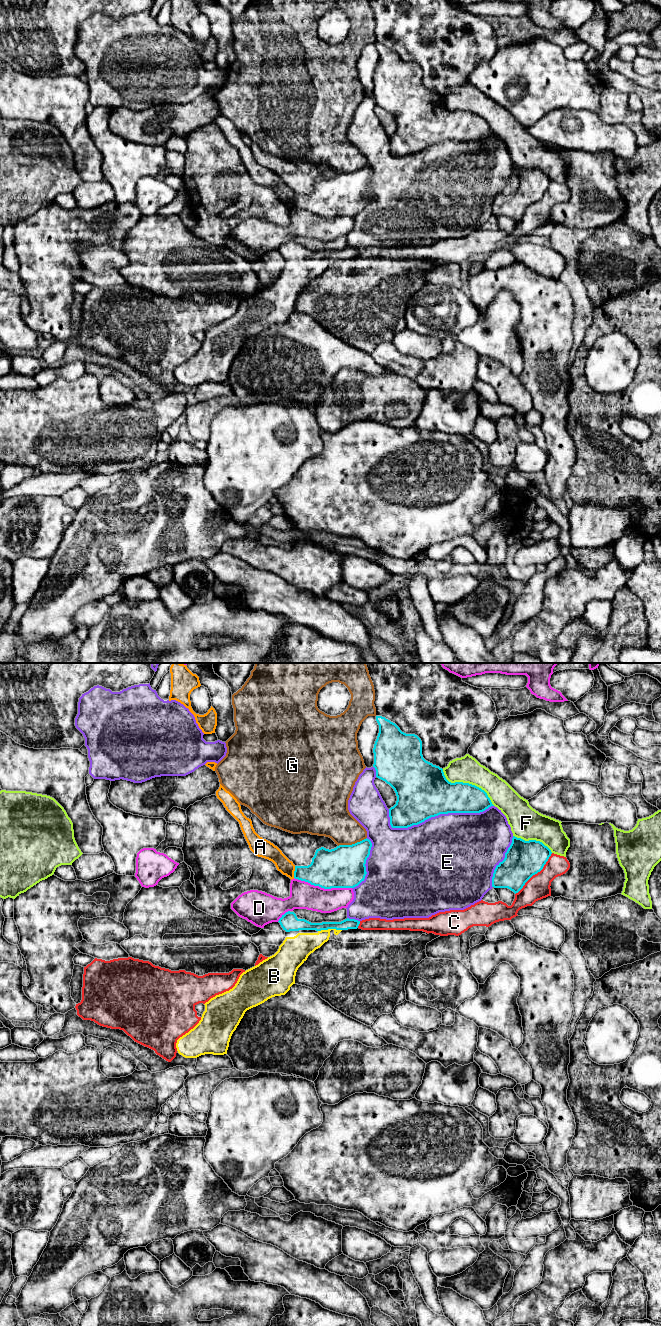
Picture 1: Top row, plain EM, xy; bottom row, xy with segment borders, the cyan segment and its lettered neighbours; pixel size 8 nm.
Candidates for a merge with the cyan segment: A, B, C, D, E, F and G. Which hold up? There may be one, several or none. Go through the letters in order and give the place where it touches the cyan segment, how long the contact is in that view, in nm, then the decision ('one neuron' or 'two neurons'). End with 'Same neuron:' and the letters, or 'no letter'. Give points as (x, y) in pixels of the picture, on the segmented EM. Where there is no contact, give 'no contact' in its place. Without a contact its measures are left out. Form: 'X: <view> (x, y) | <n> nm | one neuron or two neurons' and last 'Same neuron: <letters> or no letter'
A: xy (294, 872) | 100 nm | two neurons
B: xy (329, 928) | 190 nm | one neuron
C: xy (535, 873) | 440 nm | two neurons
D: xy (323, 887) | 480 nm | two neurons
E: xy (441, 813) | 850 nm | two neurons
F: xy (468, 783) | 500 nm | two neurons
G: xy (352, 844) | 240 nm | two neurons
Same neuron: B

